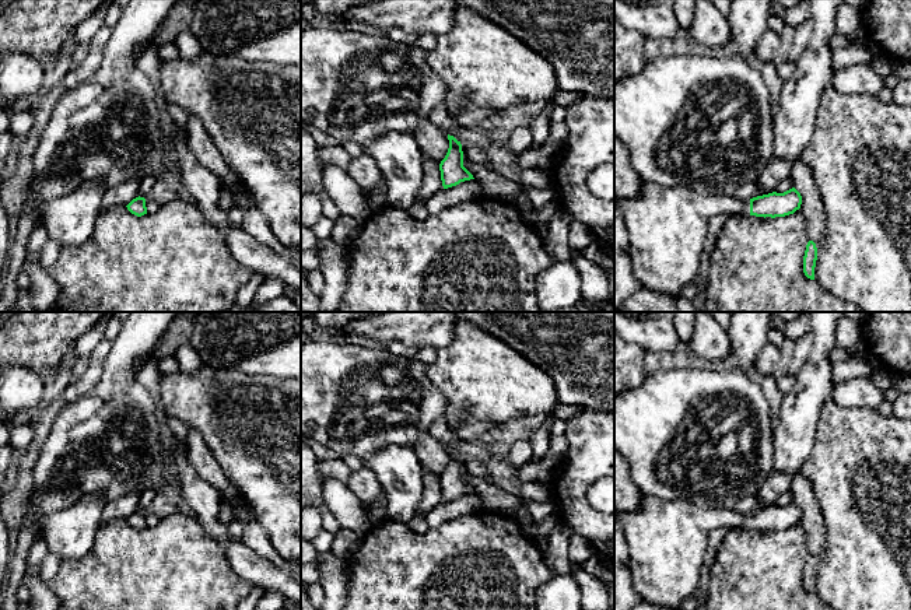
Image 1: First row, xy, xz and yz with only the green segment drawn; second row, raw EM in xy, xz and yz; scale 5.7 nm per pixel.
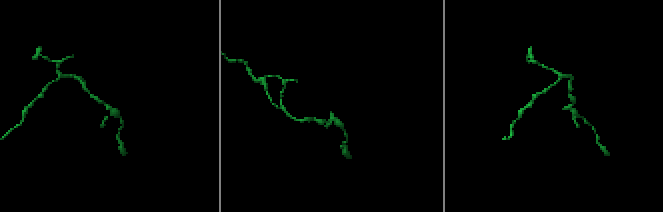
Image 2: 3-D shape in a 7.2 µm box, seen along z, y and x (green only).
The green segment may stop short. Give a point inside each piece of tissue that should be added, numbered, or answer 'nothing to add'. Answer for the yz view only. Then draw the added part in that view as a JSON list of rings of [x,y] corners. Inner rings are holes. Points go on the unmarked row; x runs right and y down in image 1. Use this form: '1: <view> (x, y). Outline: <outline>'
1: yz (666, 540). Outline: [[[642,494],[641,508],[620,515],[620,526],[628,546],[633,585],[642,600],[680,610],[682,602],[694,596],[700,583],[700,568],[708,544],[708,534],[716,527],[750,529],[750,513],[719,508],[698,508],[679,499],[665,501]]]

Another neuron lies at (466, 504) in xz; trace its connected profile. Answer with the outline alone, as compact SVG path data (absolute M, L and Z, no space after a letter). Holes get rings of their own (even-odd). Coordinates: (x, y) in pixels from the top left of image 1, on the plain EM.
M470 492L431 509L425 520L430 527L438 527L445 522L480 511L483 511L480 498L474 492Z

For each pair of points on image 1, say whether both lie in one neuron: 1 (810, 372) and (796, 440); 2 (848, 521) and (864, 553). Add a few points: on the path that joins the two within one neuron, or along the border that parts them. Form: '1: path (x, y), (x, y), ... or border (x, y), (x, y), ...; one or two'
1: path (810, 389), (801, 406), (796, 423); one
2: path (857, 529), (864, 536), (864, 544); one

